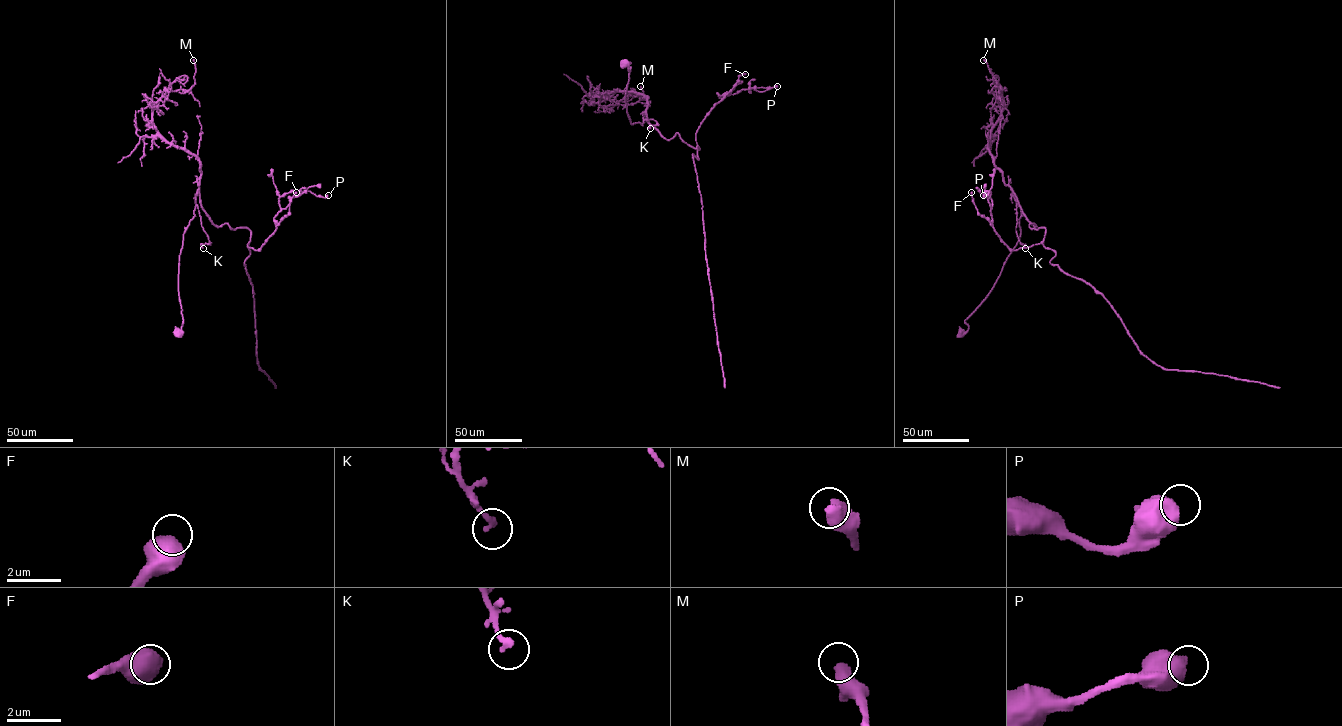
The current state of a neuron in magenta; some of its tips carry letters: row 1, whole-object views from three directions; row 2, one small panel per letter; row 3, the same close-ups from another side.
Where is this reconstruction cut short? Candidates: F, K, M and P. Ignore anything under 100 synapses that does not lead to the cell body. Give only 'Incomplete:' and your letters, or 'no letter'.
Incomplete: no letter

